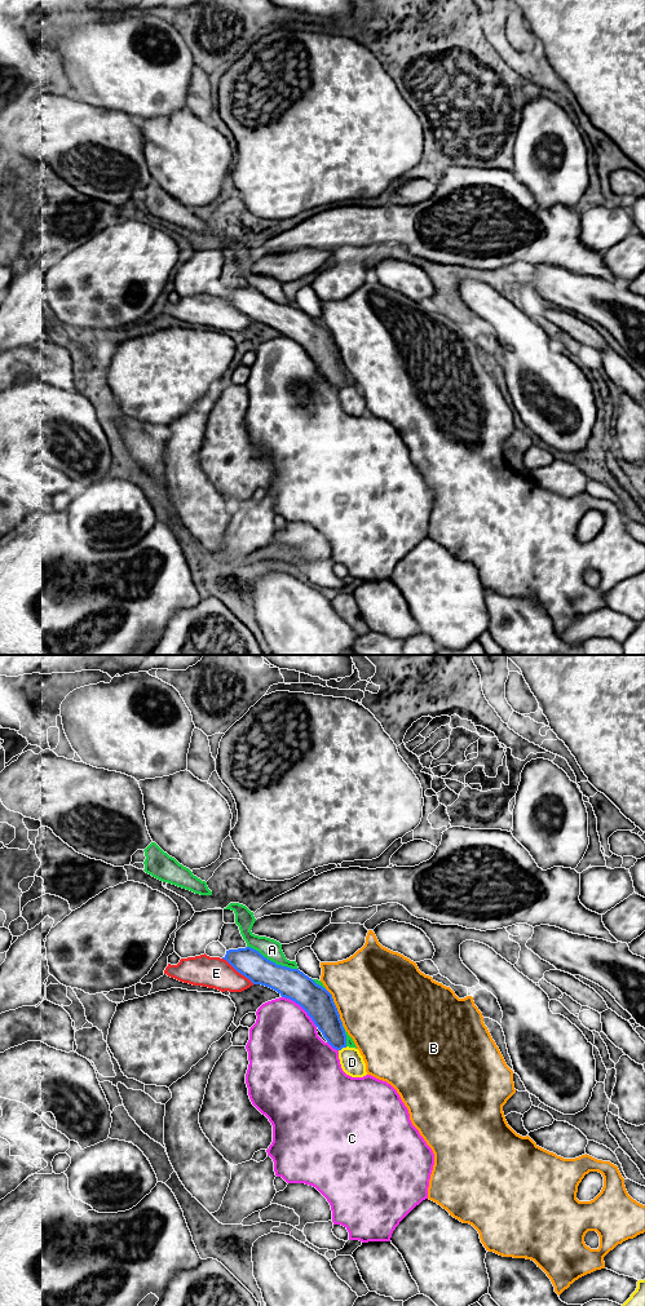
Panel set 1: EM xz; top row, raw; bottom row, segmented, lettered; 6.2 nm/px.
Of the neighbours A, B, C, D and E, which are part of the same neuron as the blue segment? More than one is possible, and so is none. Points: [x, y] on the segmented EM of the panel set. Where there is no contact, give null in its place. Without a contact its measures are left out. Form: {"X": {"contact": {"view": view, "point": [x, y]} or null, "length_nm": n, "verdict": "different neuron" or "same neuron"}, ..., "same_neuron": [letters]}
{"A": {"contact": {"view": "xz", "point": [272, 961]}, "length_nm": 360, "verdict": "different neuron"}, "B": {"contact": {"view": "xz", "point": [335, 1006]}, "length_nm": 260, "verdict": "different neuron"}, "C": {"contact": {"view": "xz", "point": [301, 1006]}, "length_nm": 300, "verdict": "different neuron"}, "D": {"contact": {"view": "xz", "point": [343, 1046]}, "length_nm": 60, "verdict": "different neuron"}, "E": {"contact": {"view": "xz", "point": [238, 972]}, "length_nm": 260, "verdict": "different neuron"}, "same_neuron": []}

